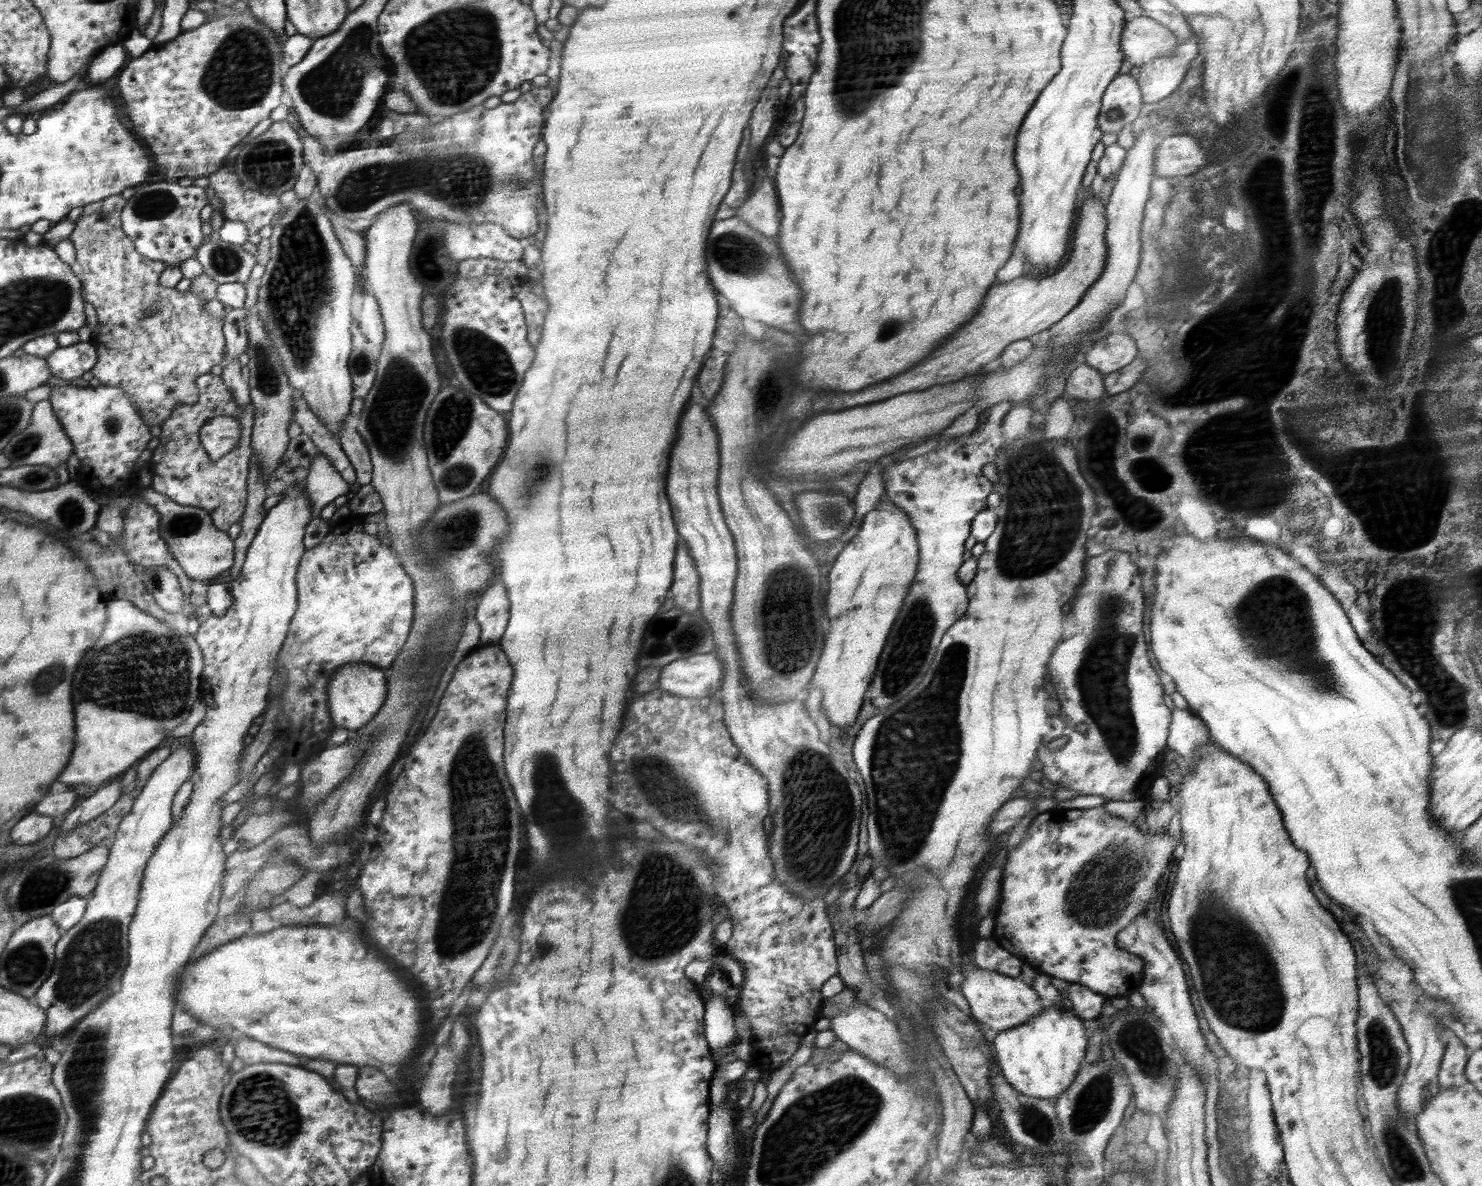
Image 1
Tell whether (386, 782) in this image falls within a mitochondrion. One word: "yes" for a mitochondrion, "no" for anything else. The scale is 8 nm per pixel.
no

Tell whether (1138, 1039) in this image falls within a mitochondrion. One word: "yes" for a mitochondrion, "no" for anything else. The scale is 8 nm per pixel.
yes

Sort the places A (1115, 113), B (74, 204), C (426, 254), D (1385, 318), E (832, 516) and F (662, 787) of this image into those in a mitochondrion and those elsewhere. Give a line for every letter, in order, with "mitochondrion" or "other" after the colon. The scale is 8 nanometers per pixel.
A: mitochondrion
B: other
C: other
D: mitochondrion
E: mitochondrion
F: mitochondrion

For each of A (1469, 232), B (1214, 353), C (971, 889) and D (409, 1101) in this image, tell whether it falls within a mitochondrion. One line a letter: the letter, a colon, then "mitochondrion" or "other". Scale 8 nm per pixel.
A: mitochondrion
B: other
C: other
D: other

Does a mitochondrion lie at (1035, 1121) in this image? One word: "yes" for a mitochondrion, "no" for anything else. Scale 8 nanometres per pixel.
yes

